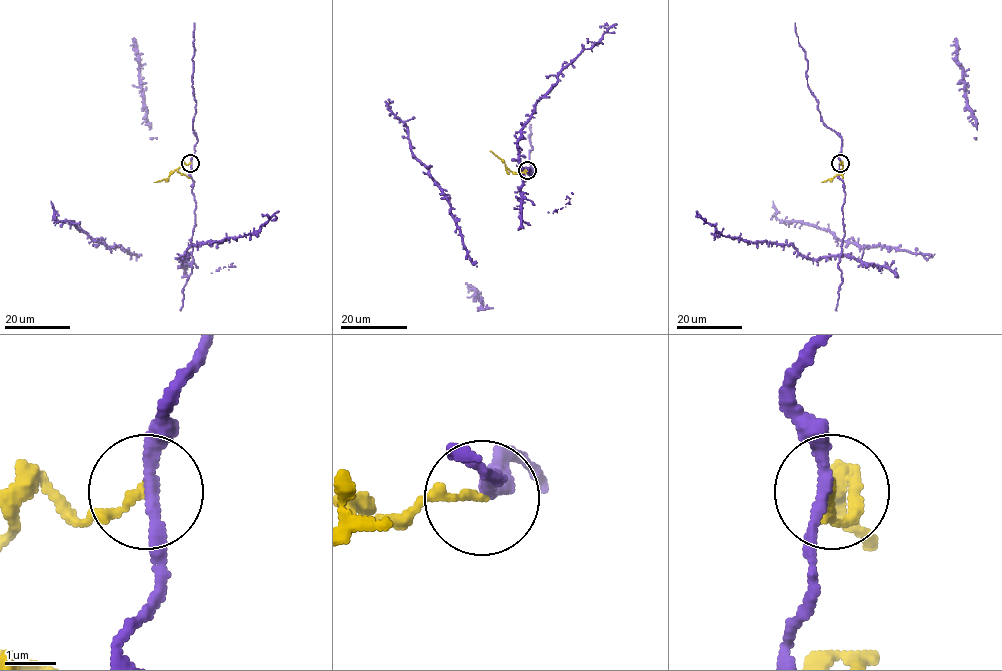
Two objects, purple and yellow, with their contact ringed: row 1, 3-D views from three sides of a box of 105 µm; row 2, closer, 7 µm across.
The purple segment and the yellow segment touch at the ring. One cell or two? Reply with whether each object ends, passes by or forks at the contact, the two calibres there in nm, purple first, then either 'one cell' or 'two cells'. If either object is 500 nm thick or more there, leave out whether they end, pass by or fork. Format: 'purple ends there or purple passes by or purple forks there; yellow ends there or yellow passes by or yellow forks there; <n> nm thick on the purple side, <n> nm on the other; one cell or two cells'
purple passes by; yellow ends there; 220 nm thick on the purple side, 180 nm on the other; two cells

